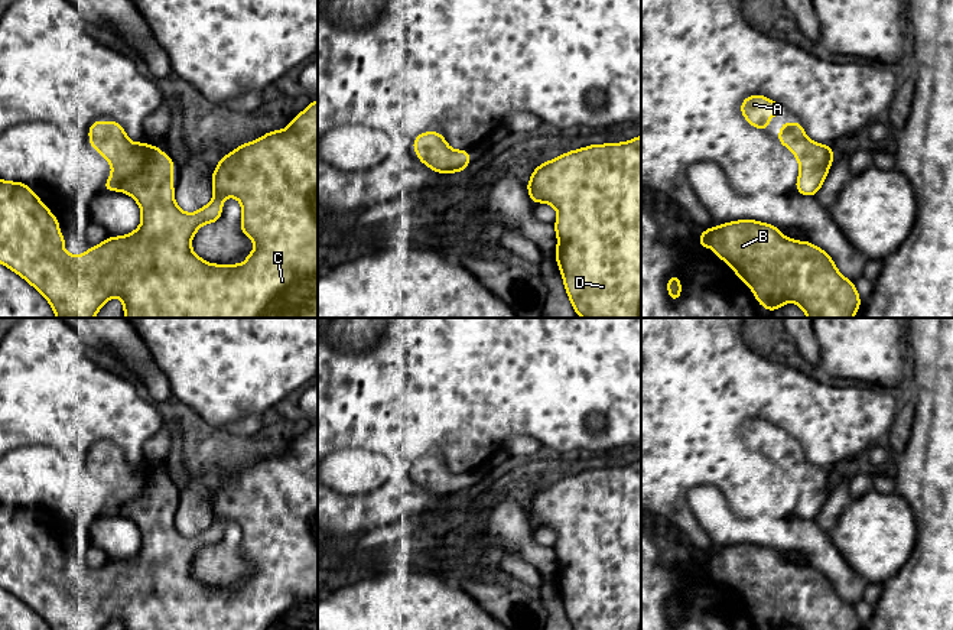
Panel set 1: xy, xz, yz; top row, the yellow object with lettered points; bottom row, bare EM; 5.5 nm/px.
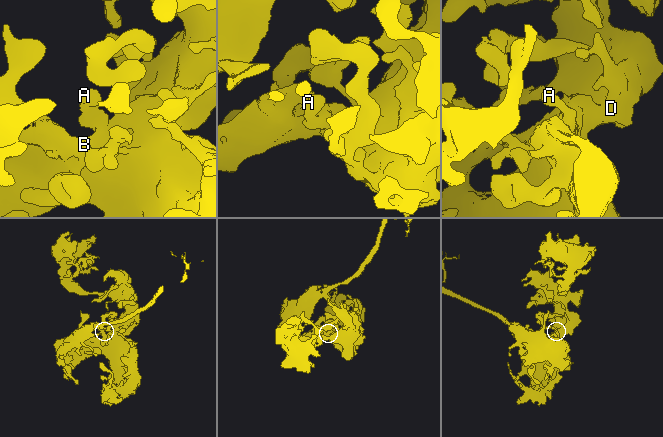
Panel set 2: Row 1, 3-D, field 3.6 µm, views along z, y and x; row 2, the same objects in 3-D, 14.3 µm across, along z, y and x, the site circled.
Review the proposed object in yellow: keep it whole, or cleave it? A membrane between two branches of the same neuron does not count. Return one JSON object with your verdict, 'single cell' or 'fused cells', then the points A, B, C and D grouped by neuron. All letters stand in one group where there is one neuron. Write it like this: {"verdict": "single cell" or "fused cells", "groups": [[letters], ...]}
{"verdict": "single cell", "groups": [["A", "B", "C", "D"]]}

